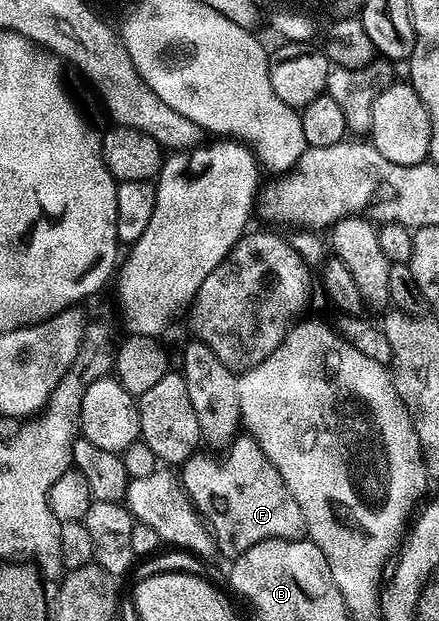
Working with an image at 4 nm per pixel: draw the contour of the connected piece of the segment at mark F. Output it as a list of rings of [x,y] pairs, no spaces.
[[[248,434],[238,435],[237,439],[229,445],[222,460],[212,460],[209,456],[195,454],[179,468],[181,487],[184,488],[194,508],[202,513],[208,527],[213,533],[215,548],[218,553],[236,558],[264,540],[299,540],[306,535],[303,522],[303,510],[299,510],[299,502],[287,490],[279,470],[263,454],[261,447],[256,444]]]

